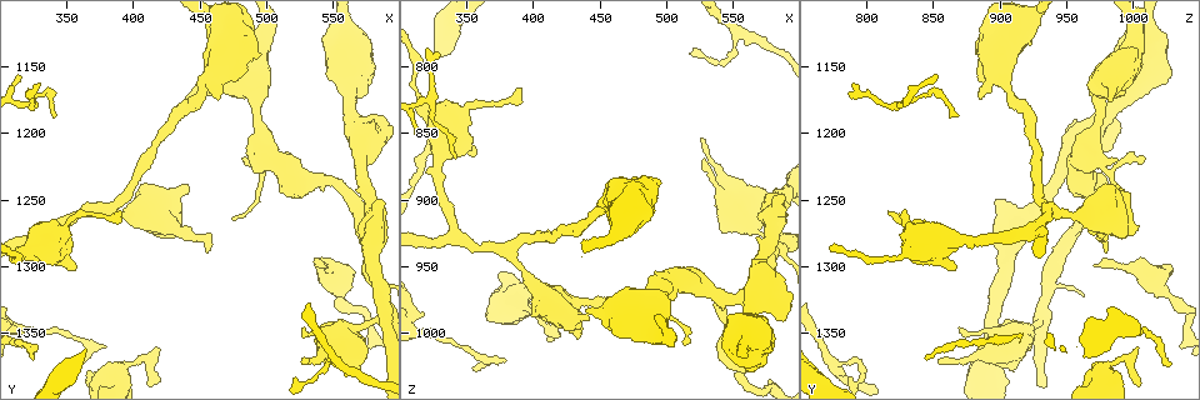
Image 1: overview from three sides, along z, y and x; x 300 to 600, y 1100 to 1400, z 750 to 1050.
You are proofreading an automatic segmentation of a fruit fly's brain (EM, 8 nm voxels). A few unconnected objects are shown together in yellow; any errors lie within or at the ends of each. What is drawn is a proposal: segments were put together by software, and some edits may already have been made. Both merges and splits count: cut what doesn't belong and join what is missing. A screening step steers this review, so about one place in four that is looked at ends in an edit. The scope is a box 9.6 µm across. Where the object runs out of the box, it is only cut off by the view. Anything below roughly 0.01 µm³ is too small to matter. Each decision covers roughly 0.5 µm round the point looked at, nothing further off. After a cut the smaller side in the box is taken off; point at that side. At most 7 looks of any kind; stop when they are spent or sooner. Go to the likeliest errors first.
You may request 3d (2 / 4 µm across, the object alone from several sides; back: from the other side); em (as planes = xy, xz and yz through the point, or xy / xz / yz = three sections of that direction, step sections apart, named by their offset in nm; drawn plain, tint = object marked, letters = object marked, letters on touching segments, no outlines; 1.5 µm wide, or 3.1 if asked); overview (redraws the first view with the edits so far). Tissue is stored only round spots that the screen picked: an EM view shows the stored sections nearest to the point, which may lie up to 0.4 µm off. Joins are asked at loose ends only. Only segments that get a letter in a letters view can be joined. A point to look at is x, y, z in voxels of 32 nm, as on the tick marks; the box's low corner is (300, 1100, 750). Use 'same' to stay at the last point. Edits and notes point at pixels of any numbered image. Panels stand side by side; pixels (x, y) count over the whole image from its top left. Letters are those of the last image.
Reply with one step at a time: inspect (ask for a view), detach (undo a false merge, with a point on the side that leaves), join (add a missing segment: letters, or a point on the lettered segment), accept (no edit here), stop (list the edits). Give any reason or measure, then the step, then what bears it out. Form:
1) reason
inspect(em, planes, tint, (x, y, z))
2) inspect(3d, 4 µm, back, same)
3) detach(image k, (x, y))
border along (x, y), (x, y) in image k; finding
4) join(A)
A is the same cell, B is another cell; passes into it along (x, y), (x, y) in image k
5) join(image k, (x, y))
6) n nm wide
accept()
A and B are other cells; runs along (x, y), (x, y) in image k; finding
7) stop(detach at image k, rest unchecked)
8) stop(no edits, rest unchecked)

tapers out
inspect(em, planes, letters, (324, 1368, 844))

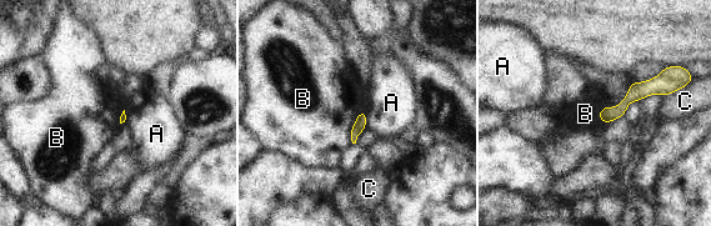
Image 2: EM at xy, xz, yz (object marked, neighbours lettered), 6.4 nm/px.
accept()
A, B and C are other cells; border along (364, 109), (350, 131), (351, 142) in image 2; none of them fits

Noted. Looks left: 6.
thin end
inspect(em, xz, step 4, letters, (522, 1382, 790))

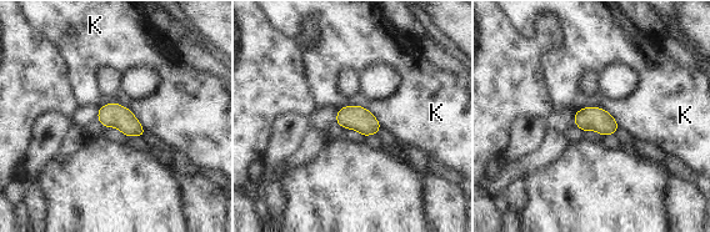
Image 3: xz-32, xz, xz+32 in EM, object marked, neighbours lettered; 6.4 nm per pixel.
accept()
K is another cell; border along (100, 105), (125, 106), (145, 131) in image 3; none of them fits

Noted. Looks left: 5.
abrupt turn
inspect(3d, 4 µm, back, (410, 1370, 994))

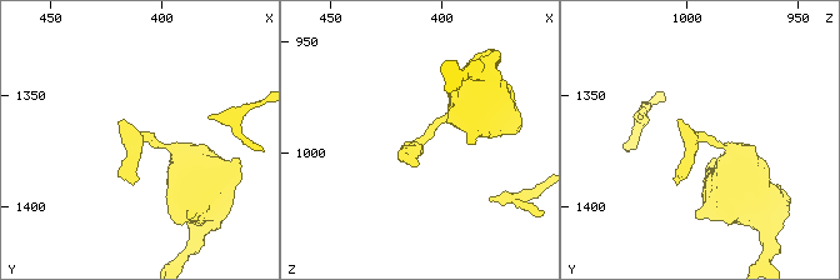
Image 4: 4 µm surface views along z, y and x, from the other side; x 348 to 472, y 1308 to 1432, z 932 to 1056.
inspect(em, planes, tint, (410, 1368, 995))

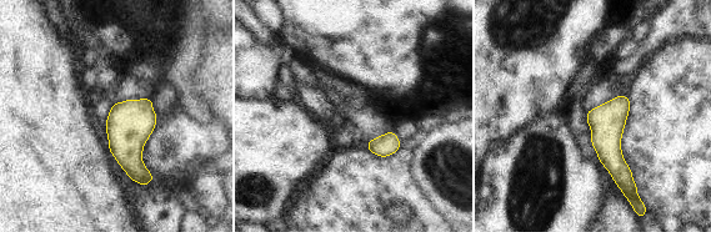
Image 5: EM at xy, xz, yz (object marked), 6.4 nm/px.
inspect(em, planes, letters, same)

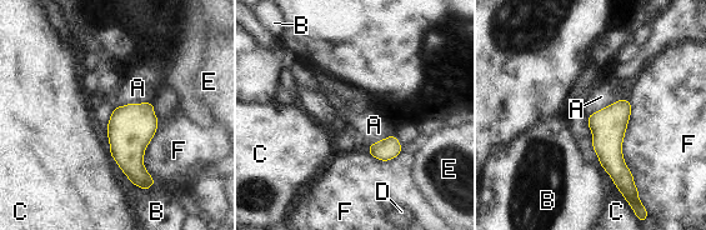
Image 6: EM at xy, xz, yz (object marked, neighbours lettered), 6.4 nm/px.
accept()
A, B, C, D, E and F are other cells; border along (153, 100), (128, 103), (118, 106) in image 6; all the same neuron

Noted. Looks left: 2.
stop(no edits, rest unchecked)

